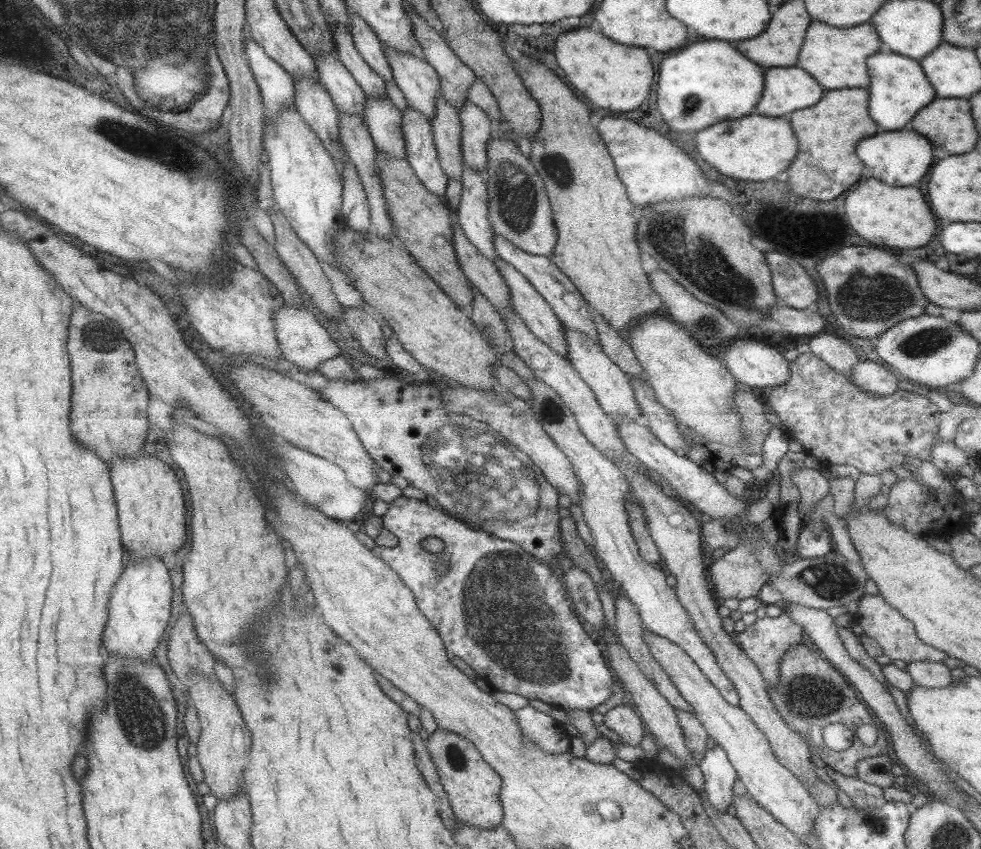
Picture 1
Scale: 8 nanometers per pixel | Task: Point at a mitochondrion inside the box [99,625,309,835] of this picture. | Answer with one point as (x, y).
(144, 727)

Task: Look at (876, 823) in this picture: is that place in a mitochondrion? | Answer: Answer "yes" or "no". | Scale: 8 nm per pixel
yes

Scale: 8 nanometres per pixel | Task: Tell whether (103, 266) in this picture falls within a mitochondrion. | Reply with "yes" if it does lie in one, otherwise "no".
no

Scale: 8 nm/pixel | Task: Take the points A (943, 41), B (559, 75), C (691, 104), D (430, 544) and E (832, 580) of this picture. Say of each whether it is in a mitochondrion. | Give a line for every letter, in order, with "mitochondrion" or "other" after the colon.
A: other
B: other
C: mitochondrion
D: mitochondrion
E: mitochondrion

